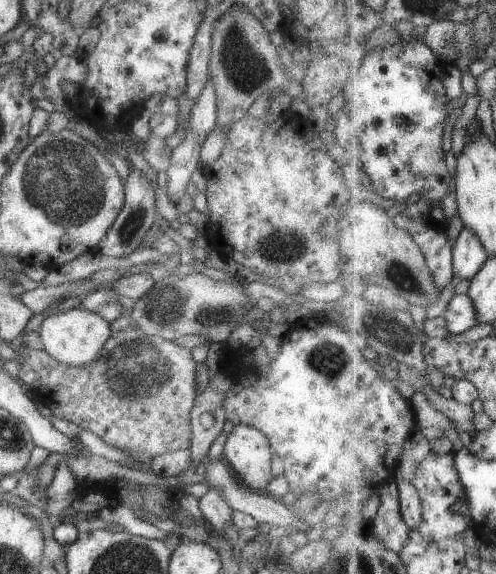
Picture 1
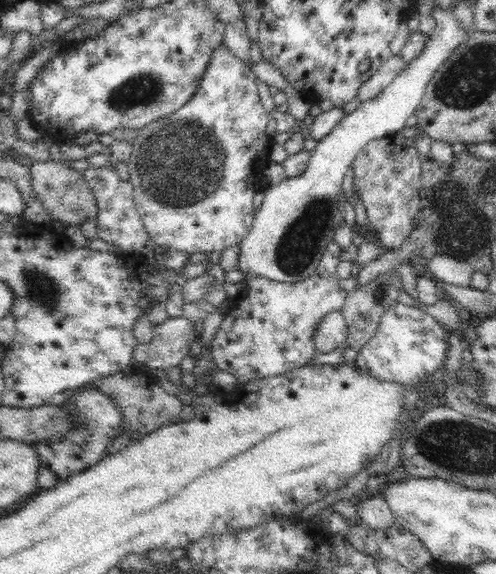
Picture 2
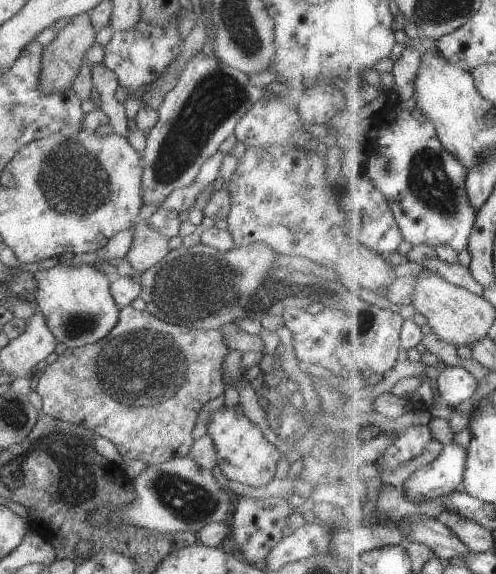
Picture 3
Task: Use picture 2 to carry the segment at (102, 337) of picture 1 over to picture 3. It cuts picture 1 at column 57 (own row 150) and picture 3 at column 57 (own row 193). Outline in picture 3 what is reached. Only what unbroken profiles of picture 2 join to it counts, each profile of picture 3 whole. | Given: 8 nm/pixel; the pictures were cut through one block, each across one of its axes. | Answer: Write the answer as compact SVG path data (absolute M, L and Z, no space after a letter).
M57 264L49 270L40 269L33 274L36 282L34 300L55 341L73 349L105 337L117 323L119 308L109 291L112 277L97 271L96 265L81 265L79 268L69 265Z

